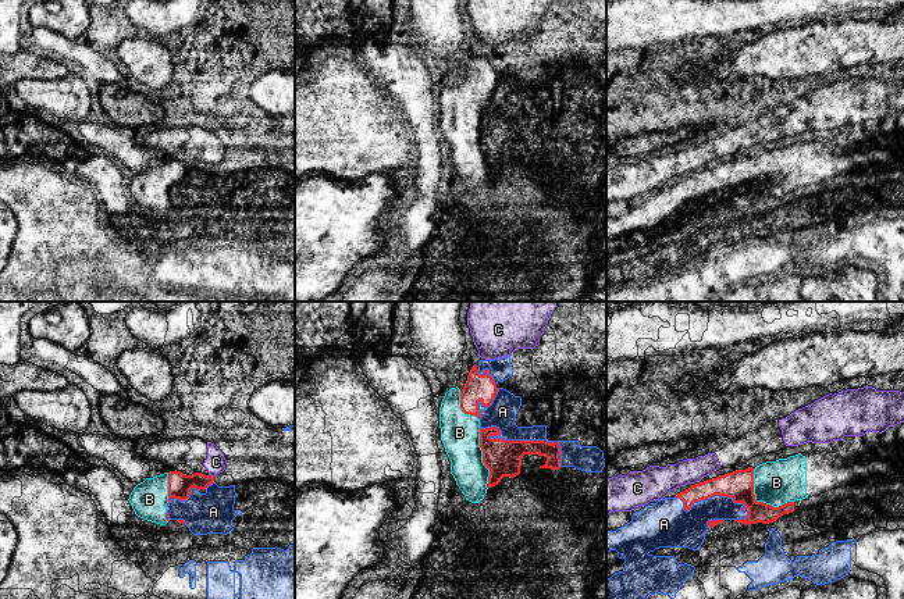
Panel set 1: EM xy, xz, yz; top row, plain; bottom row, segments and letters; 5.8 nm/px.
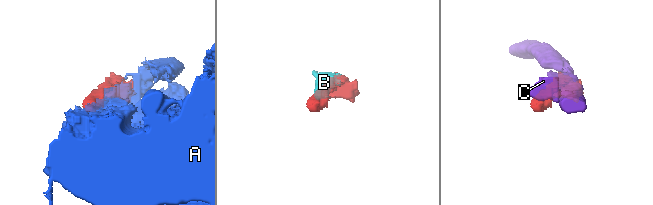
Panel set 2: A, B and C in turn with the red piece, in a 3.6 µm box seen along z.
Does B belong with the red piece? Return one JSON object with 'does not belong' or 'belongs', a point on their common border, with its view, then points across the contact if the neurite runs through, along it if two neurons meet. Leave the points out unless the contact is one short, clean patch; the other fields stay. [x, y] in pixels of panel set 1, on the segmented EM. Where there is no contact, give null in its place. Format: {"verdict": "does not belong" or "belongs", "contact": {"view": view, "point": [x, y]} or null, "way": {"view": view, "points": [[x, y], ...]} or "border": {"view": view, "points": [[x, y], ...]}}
{"verdict": "belongs", "contact": {"view": "yz", "point": [760, 502]}}

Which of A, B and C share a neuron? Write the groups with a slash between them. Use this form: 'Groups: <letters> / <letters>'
Groups: A / B / C

